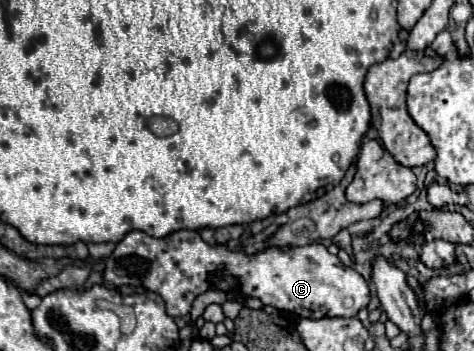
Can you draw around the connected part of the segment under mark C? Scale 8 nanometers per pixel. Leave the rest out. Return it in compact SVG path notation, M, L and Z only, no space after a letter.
M130 231L124 243L118 243L108 257L104 281L120 285L146 285L146 289L158 293L166 303L170 317L182 317L190 313L196 295L210 289L206 285L206 273L234 273L238 277L238 291L246 297L258 297L264 305L272 305L282 311L290 311L298 317L356 317L360 309L370 303L368 281L346 267L336 255L330 255L324 245L312 243L304 247L266 249L262 253L232 253L220 245L208 245L194 231L176 231L166 239L154 239L142 231Z

